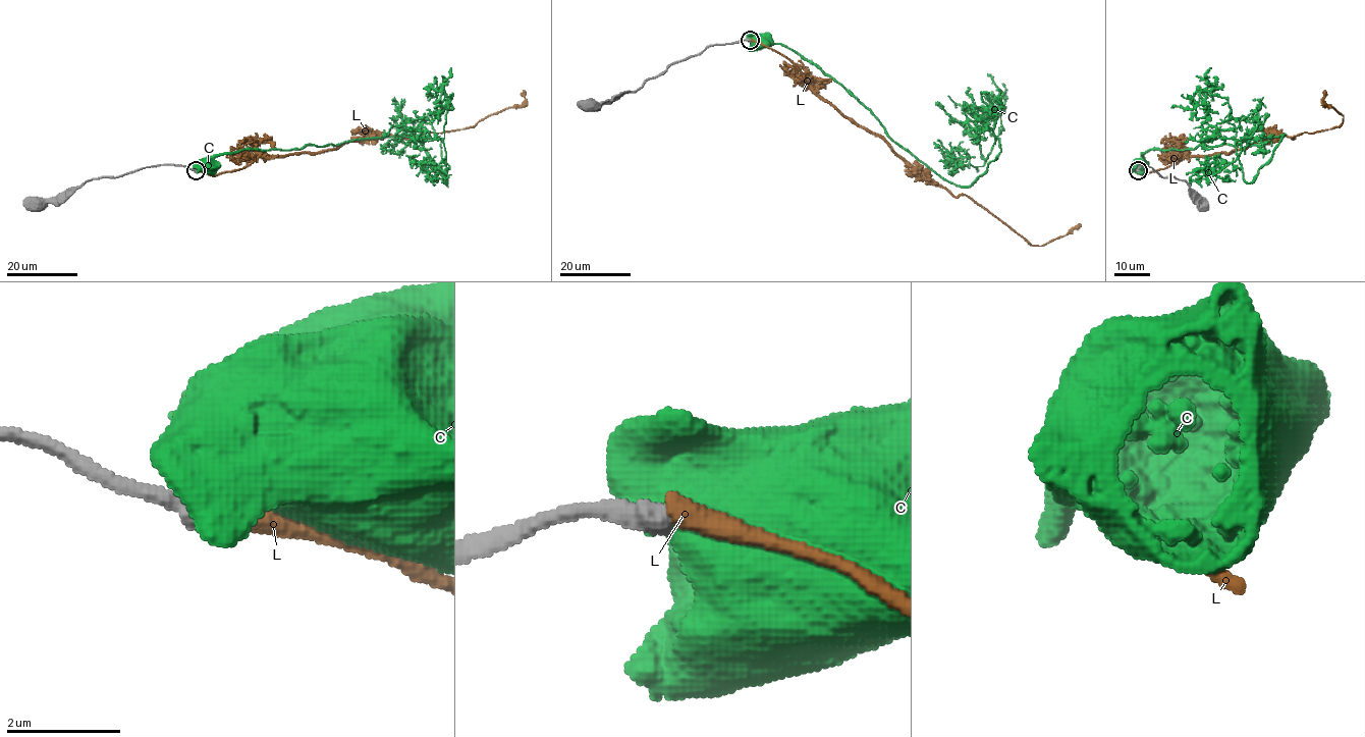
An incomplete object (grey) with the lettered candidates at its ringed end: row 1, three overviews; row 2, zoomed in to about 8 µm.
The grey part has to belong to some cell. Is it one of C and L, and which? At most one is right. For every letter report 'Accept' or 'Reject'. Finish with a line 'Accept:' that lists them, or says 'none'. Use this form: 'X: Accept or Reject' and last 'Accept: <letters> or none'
C: Reject
L: Accept
Accept: L

